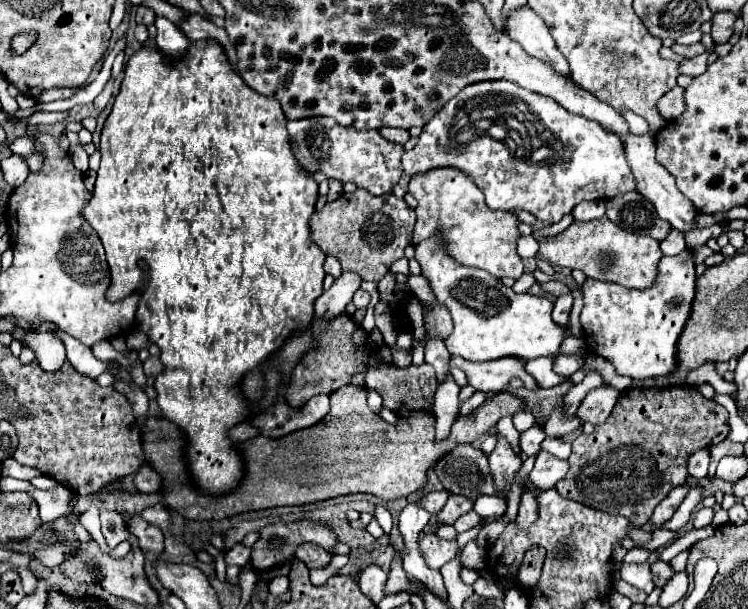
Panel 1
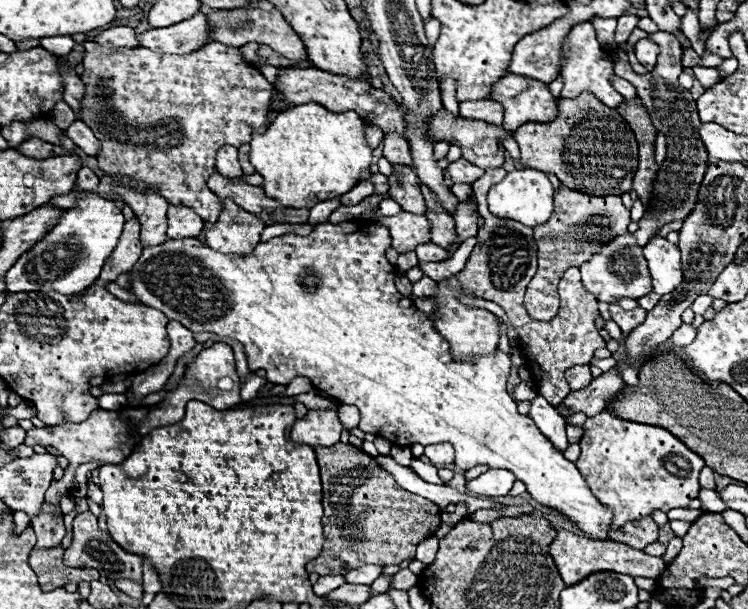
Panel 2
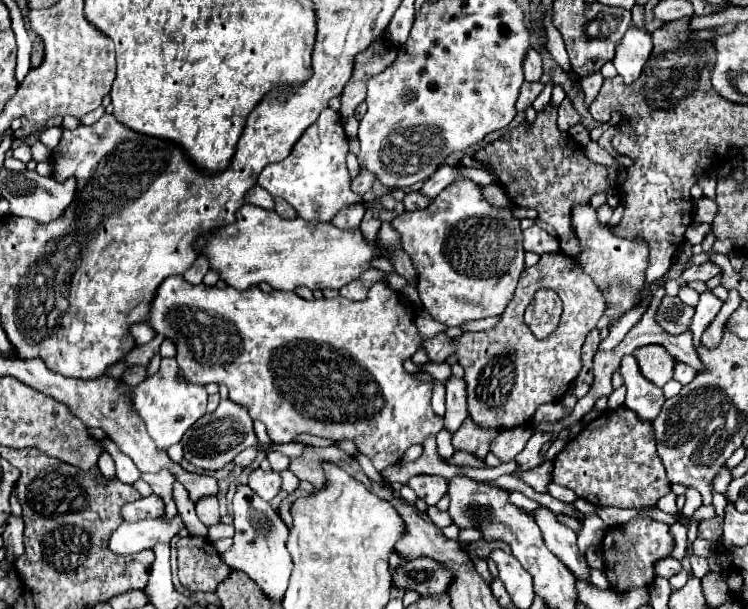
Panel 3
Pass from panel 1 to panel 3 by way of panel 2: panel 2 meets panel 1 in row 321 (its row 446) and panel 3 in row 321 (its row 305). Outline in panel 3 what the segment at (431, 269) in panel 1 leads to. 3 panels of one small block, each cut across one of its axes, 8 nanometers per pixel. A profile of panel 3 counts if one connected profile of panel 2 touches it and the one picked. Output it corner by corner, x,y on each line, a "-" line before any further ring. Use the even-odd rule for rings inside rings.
168,276
156,290
156,296
152,298
150,302
150,312
148,312
148,320
146,324
156,332
156,334
162,334
164,338
172,340
174,346
176,346
176,360
178,360
178,366
182,370
182,374
190,380
190,382
196,382
196,384
210,384
210,382
216,382
216,384
224,384
230,392
230,400
244,406
250,416
254,420
262,420
268,428
268,434
270,438
276,442
276,444
282,444
282,442
292,442
298,434
314,434
314,436
322,436
322,438
328,438
328,440
334,440
334,442
340,442
340,440
352,440
358,448
360,454
366,454
374,468
380,472
396,462
400,462
402,454
414,446
414,444
424,444
424,440
428,436
436,436
440,432
440,428
444,426
442,418
436,416
436,412
432,412
432,406
430,406
430,394
432,394
432,386
426,384
426,382
416,382
406,370
404,370
404,360
408,360
418,346
423,346
425,351
433,363
444,363
444,360
454,352
454,346
452,346
452,338
448,338
444,332
437,334
431,339
423,340
421,336
418,336
418,330
412,322
414,318
414,312
410,308
410,314
404,314
404,310
408,308
406,306
408,298
402,294
402,292
396,292
392,290
386,282
376,282
370,292
368,292
368,298
362,300
362,302
352,302
352,300
346,300
342,296
338,298
312,298
312,300
306,300
306,298
300,298
296,292
284,292
284,290
272,290
272,292
262,292
258,286
250,286
248,290
236,290
232,286
226,286
226,288
218,288
218,286
206,286
206,284
188,284
182,276

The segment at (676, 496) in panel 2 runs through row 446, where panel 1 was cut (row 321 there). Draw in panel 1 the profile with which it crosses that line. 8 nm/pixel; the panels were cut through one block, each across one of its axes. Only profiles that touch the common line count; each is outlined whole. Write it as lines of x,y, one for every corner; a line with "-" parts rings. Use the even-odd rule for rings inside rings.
690,250
664,256
660,260
658,280
648,290
628,290
618,284
588,278
582,286
582,294
584,308
580,320
590,352
612,362
620,376
630,376
634,380
676,372
676,340
688,322
696,296
696,272

